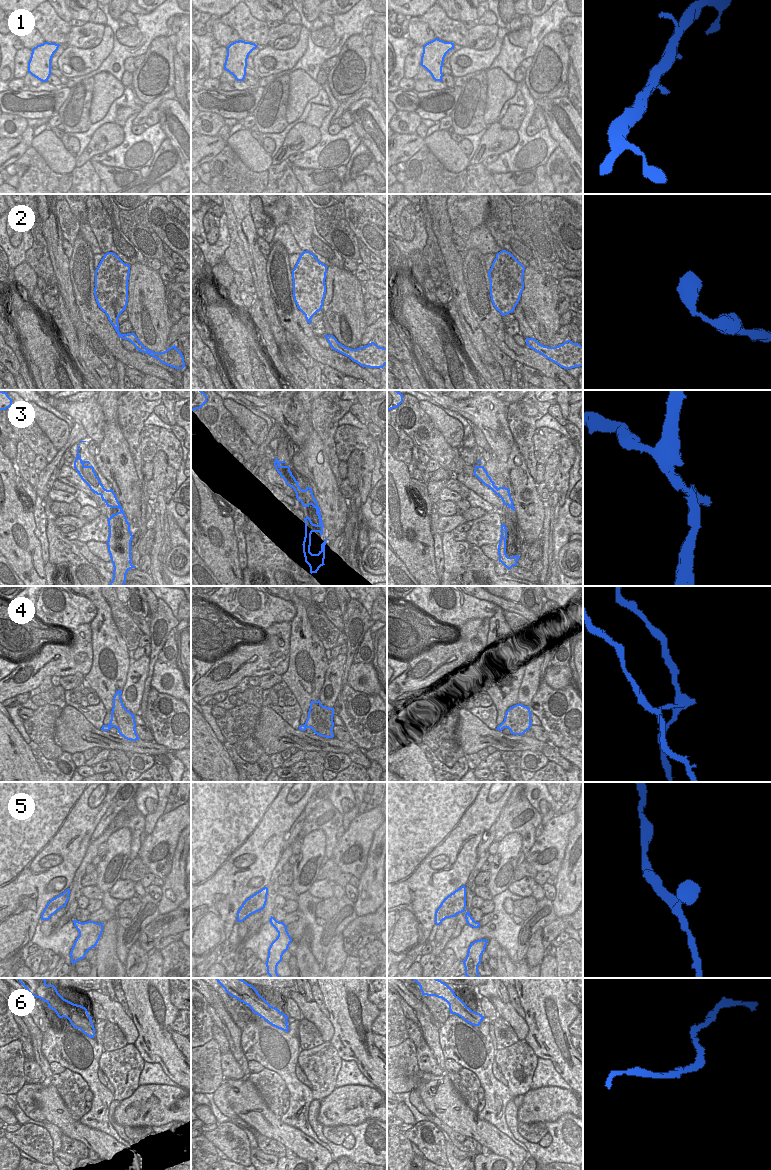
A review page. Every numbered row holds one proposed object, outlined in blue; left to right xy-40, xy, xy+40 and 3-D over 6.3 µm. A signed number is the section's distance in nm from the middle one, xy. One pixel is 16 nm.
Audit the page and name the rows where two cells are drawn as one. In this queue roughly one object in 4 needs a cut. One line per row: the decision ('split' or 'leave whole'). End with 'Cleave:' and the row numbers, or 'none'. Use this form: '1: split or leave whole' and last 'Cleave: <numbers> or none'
1: leave whole
2: leave whole
3: leave whole
4: split
5: leave whole
6: leave whole
Cleave: 4

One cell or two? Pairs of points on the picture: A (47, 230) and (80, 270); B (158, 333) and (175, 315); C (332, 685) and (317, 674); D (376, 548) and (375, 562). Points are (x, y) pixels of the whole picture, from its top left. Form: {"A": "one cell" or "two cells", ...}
{"A": "two cells", "B": "two cells", "C": "two cells", "D": "one cell"}

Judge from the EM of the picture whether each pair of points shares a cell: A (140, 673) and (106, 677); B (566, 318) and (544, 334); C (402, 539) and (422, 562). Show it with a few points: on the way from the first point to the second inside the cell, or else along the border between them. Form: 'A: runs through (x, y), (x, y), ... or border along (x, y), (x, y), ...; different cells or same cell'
A: border along (130, 659), (126, 682), (121, 690); different cells
B: border along (561, 316), (560, 325); different cells
C: runs through (408, 545), (418, 556); same cell

